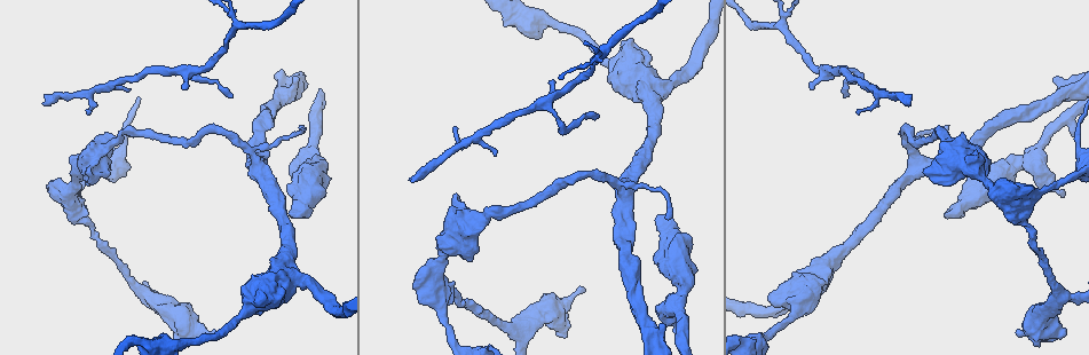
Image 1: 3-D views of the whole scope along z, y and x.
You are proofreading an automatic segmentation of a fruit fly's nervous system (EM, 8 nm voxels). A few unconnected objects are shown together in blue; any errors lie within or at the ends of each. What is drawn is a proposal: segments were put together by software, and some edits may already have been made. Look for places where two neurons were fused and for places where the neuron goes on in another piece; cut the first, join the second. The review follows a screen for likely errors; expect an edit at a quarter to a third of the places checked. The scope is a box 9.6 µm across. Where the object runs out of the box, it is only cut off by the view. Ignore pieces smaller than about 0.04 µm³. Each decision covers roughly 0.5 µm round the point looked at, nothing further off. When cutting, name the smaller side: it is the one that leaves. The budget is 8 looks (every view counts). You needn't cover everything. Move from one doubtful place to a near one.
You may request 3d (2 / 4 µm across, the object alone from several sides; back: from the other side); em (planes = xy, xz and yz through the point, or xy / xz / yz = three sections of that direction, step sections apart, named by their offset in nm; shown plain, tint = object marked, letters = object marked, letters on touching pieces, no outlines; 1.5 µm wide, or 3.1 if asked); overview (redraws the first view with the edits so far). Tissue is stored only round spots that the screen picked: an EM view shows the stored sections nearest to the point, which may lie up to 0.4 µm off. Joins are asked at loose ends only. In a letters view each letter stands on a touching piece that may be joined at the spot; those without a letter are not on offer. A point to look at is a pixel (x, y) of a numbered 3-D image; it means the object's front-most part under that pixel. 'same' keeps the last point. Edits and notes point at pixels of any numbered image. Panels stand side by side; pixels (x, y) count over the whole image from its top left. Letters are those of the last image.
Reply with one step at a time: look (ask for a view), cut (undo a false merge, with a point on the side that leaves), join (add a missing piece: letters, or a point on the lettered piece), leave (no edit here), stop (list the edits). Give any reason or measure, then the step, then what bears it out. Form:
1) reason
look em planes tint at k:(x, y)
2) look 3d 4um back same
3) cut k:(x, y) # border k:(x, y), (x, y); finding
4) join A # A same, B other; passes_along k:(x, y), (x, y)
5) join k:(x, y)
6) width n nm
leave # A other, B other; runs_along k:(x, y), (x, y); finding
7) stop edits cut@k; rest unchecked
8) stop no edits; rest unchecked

free end
look em planes letters at 1:(662, 215)

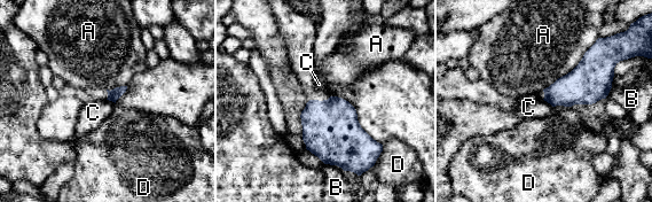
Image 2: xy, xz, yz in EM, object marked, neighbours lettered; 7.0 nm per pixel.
leave # A other, B other, C other, D other; border 2:(599, 37), (570, 71), (542, 90); no lettered piece goes on from it

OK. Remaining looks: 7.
thick end
look em planes letters at 1:(1063, 197)

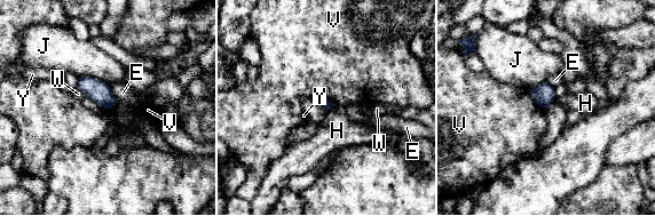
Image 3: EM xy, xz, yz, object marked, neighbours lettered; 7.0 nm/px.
leave # E other, H other, J other, V other, W other, Y other; border 3:(527, 89), (543, 109); no lettered piece goes on from it

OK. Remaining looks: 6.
tapers out
look em yz step 4 letters at 1:(46, 105)

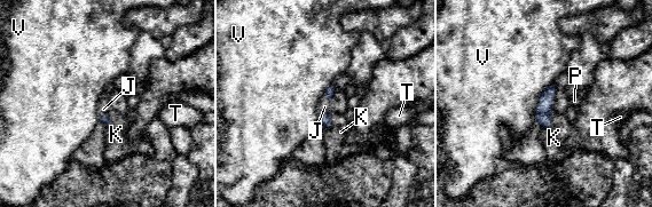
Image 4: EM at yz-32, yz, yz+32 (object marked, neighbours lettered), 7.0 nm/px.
look em planes letters same

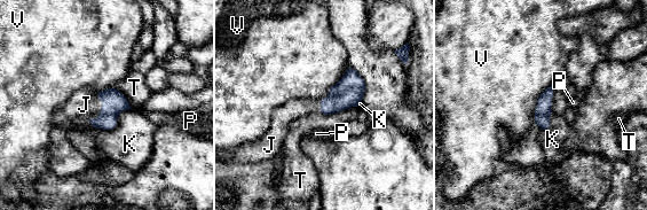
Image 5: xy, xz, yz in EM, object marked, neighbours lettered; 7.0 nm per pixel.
width 120 nm
join J # J same, K other, P other, T other, V other; it goes on there

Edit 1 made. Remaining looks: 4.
stop edits join@5; rest unchecked

